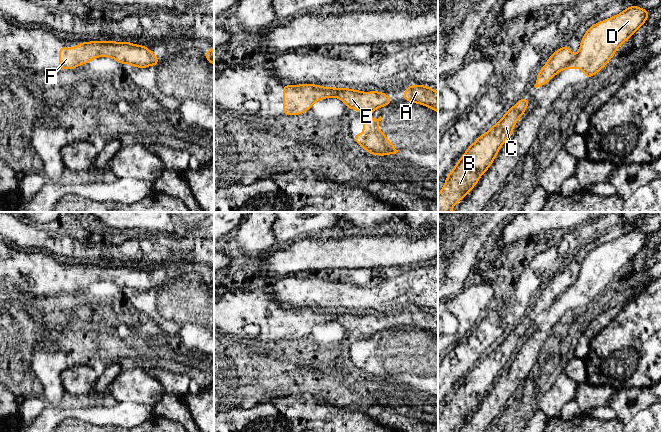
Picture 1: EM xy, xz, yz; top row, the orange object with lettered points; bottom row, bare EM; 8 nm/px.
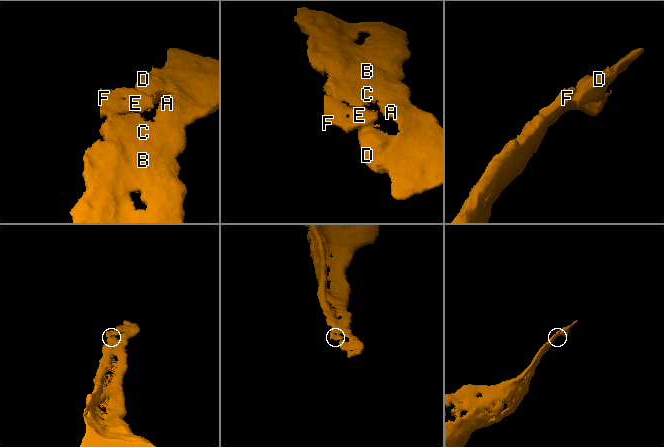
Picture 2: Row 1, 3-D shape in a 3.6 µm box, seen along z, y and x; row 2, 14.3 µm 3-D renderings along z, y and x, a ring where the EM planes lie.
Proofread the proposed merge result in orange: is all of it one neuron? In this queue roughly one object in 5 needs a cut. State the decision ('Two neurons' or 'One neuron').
Two neurons

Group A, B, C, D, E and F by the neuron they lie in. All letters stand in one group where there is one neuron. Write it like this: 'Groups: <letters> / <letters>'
Groups: A B C E F / D

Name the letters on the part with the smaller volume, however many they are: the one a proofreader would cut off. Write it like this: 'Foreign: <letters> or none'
Foreign: D

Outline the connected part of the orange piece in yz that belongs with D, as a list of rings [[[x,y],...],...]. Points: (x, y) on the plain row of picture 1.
[[[629,230],[623,236],[592,249],[582,261],[577,279],[565,293],[583,293],[588,303],[603,293],[614,280],[617,272],[628,264],[648,243],[650,236],[637,230]]]

